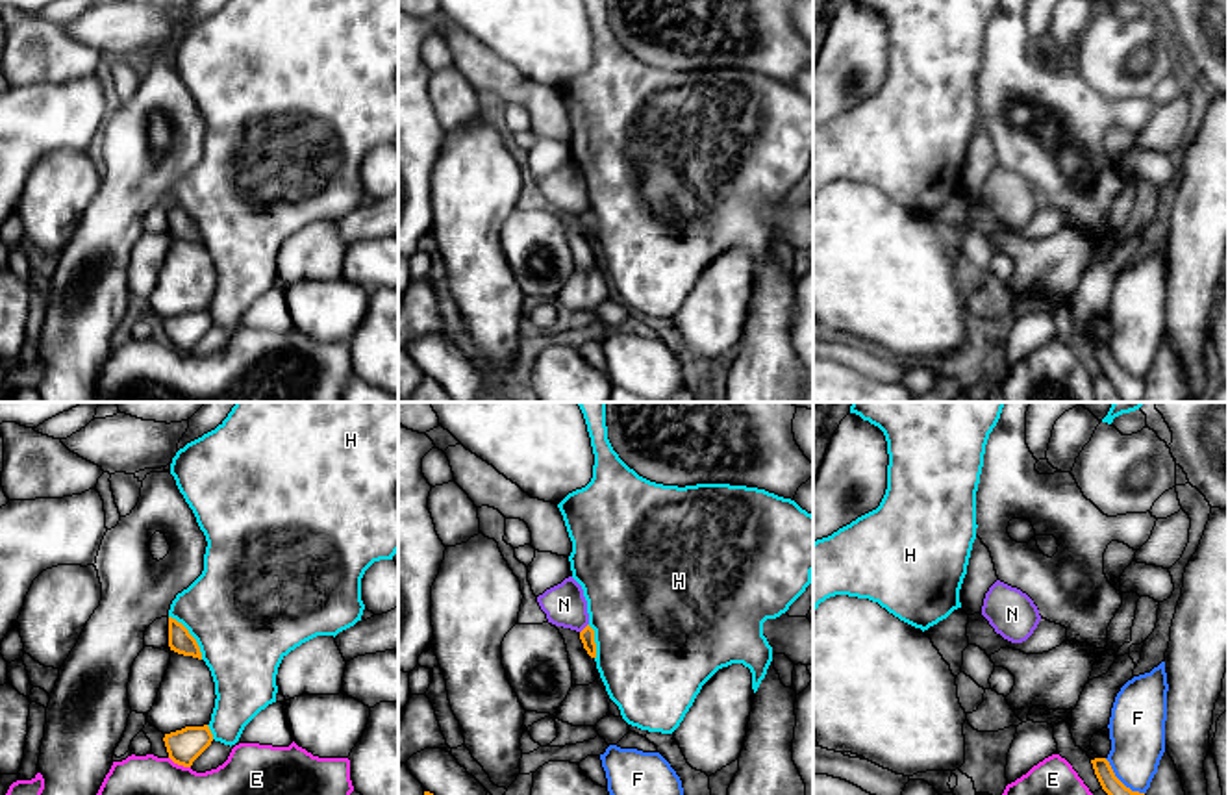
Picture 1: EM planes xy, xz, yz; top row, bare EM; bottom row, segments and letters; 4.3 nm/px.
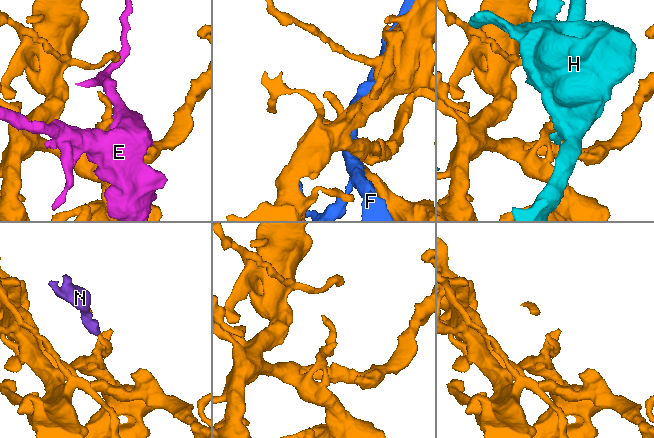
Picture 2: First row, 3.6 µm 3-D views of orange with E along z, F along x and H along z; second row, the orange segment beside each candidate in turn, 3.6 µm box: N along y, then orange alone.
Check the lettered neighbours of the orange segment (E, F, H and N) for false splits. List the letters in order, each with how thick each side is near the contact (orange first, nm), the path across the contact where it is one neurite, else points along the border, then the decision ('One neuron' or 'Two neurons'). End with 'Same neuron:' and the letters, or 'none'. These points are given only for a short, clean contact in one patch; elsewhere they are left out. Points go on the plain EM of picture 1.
E: Thickness 150 nm (orange) against 480 nm. Two neurons
F: Thickness 120 nm (orange) against 240 nm. Two neurons
H: Thickness 100 nm (orange) against 480 nm. Two neurons
N: Thickness 60 nm (orange) against 180 nm. Boundary: xz (588, 208), (580, 217). Two neurons
Same neuron: none

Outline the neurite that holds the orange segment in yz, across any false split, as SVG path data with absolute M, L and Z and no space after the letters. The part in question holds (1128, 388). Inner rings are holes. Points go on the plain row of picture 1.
M1106 343L1091 345L1102 374L1115 387L1122 402L1141 402L1145 398L1145 378L1132 376L1113 358Z

